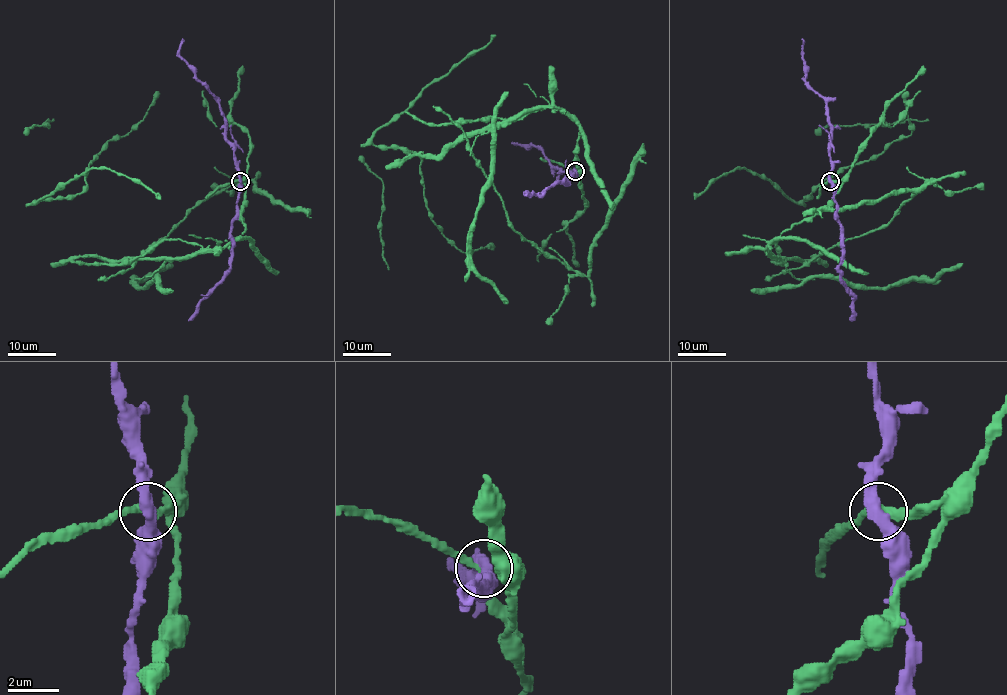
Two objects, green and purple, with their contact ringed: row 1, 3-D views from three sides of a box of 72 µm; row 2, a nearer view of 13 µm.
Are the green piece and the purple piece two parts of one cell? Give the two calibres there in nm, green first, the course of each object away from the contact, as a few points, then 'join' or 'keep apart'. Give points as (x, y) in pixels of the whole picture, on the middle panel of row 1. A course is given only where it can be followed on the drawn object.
320 nm thick on the green side, 440 nm on the other; green runs (575, 172), (579, 184), (581, 126), (553, 106), (459, 124), (510, 224), (585, 276), (595, 235), (643, 143); purple runs (575, 172), (560, 172), (533, 145), (517, 143); join

